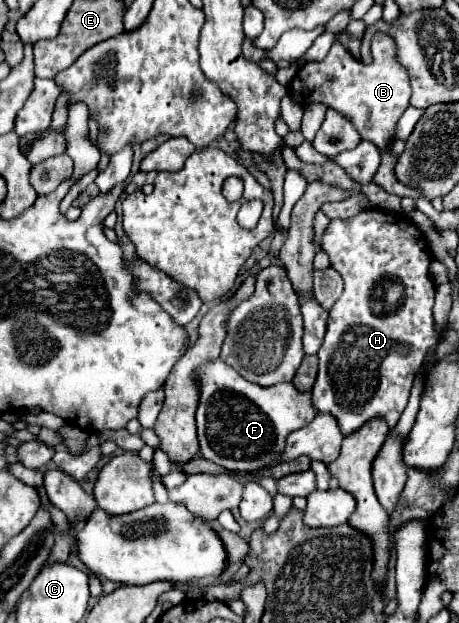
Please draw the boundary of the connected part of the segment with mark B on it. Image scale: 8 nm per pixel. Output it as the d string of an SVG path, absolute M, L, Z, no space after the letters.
M334 42L328 56L322 62L304 64L294 80L290 82L292 98L304 106L322 102L328 108L334 108L348 116L362 140L376 144L380 150L386 150L394 140L394 128L398 118L408 108L410 100L410 82L408 74L396 60L374 60L370 66L352 60L352 56L344 50L342 44Z

